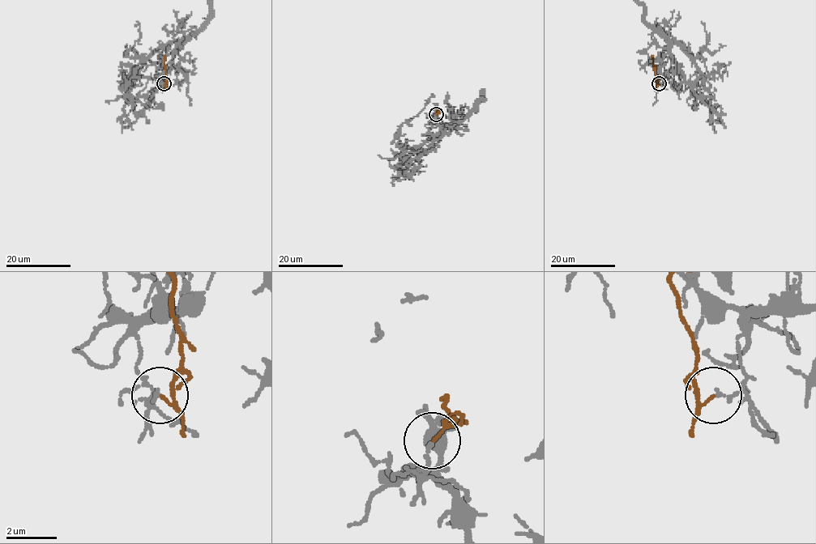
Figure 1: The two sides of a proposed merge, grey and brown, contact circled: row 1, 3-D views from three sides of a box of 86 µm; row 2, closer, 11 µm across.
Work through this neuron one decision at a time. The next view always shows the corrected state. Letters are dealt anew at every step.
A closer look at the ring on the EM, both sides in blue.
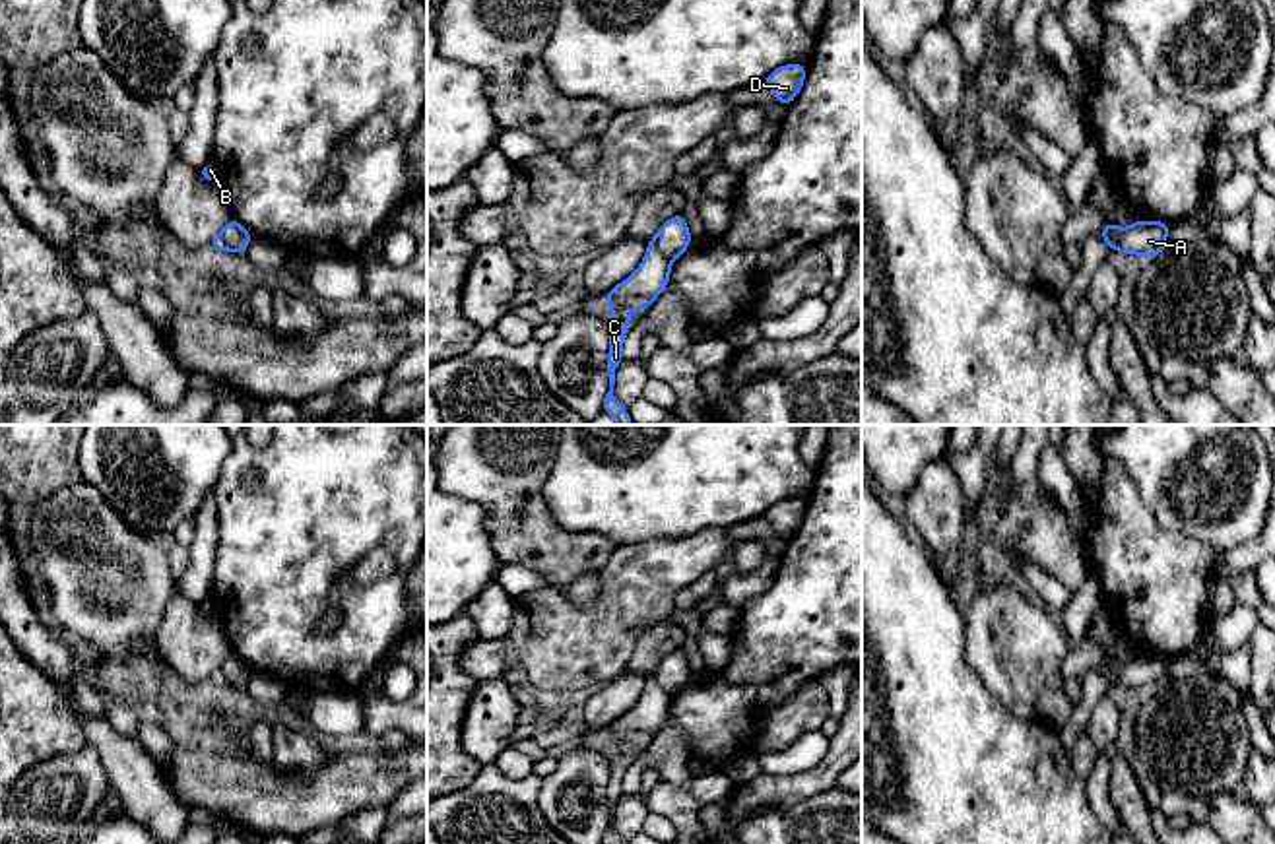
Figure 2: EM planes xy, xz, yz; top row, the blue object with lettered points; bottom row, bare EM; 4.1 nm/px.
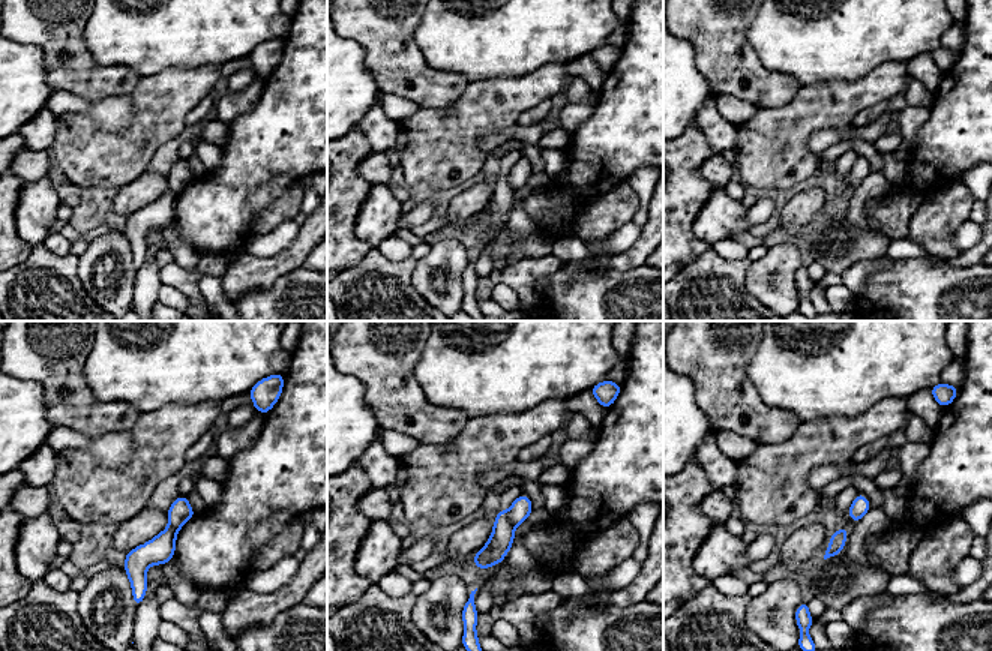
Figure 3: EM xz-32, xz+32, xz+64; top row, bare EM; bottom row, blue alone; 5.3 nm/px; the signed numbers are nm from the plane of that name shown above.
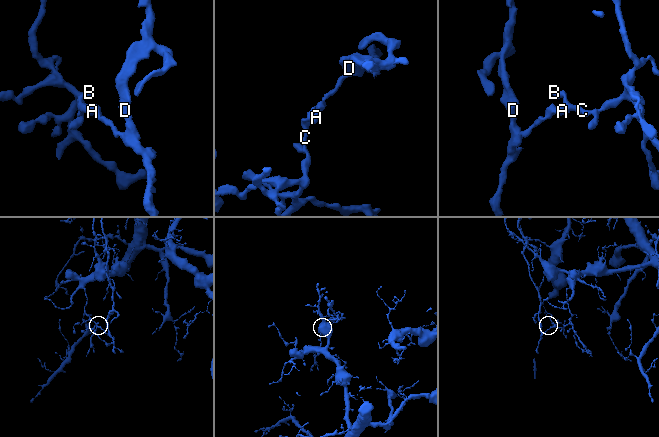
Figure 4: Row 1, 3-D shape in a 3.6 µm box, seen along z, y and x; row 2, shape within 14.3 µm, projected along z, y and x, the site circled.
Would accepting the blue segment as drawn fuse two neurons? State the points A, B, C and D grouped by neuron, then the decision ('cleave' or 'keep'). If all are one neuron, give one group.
groups A B C / D; cleave

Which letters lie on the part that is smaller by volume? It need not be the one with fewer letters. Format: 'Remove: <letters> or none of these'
Remove: D

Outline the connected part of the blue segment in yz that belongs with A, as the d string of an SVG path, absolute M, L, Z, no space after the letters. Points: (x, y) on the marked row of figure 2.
M1135 219L1124 231L1122 239L1110 244L1110 252L1120 250L1149 260L1155 254L1162 252L1170 229L1170 223Z

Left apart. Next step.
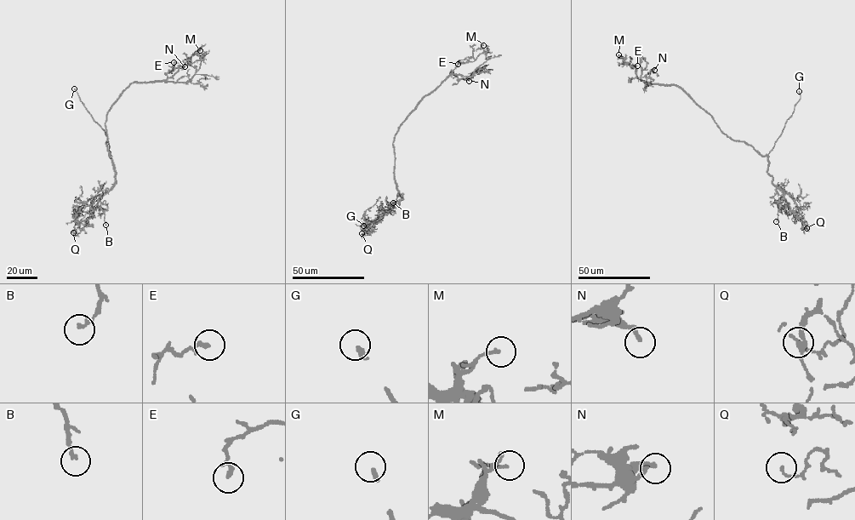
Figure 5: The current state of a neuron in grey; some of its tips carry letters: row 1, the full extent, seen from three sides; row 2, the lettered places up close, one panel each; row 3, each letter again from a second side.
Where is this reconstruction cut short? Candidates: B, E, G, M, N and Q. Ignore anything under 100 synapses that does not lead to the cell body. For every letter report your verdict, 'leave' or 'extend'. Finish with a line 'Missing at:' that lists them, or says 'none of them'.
B: leave
E: leave
G: extend
M: leave
N: leave
Q: leave
Missing at: G

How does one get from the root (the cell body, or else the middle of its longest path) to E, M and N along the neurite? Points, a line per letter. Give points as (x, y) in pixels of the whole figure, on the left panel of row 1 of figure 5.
E: (105, 127), (106, 115), (111, 105), (131, 83), (165, 80), (185, 64), (173, 62)
M: (105, 127), (111, 105), (131, 83), (165, 80), (180, 66), (199, 60), (200, 50)
N: (105, 127), (106, 115), (111, 105), (131, 83), (162, 82), (167, 78), (169, 70), (185, 66)

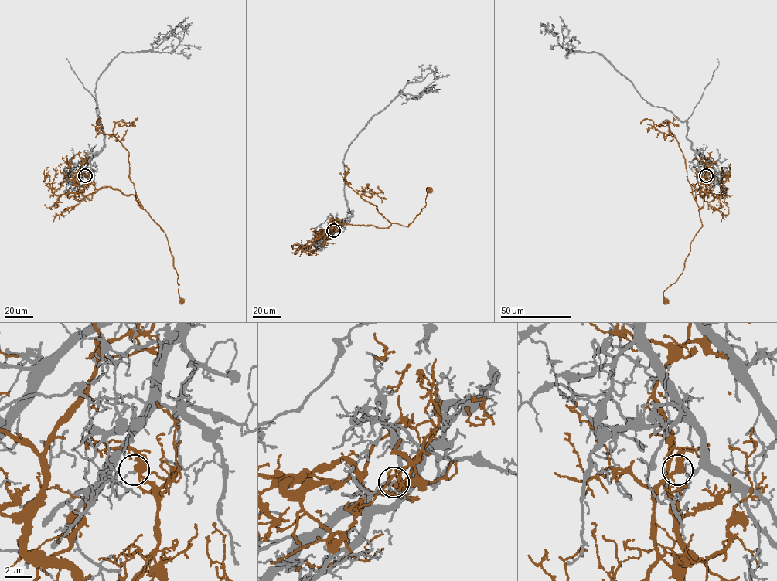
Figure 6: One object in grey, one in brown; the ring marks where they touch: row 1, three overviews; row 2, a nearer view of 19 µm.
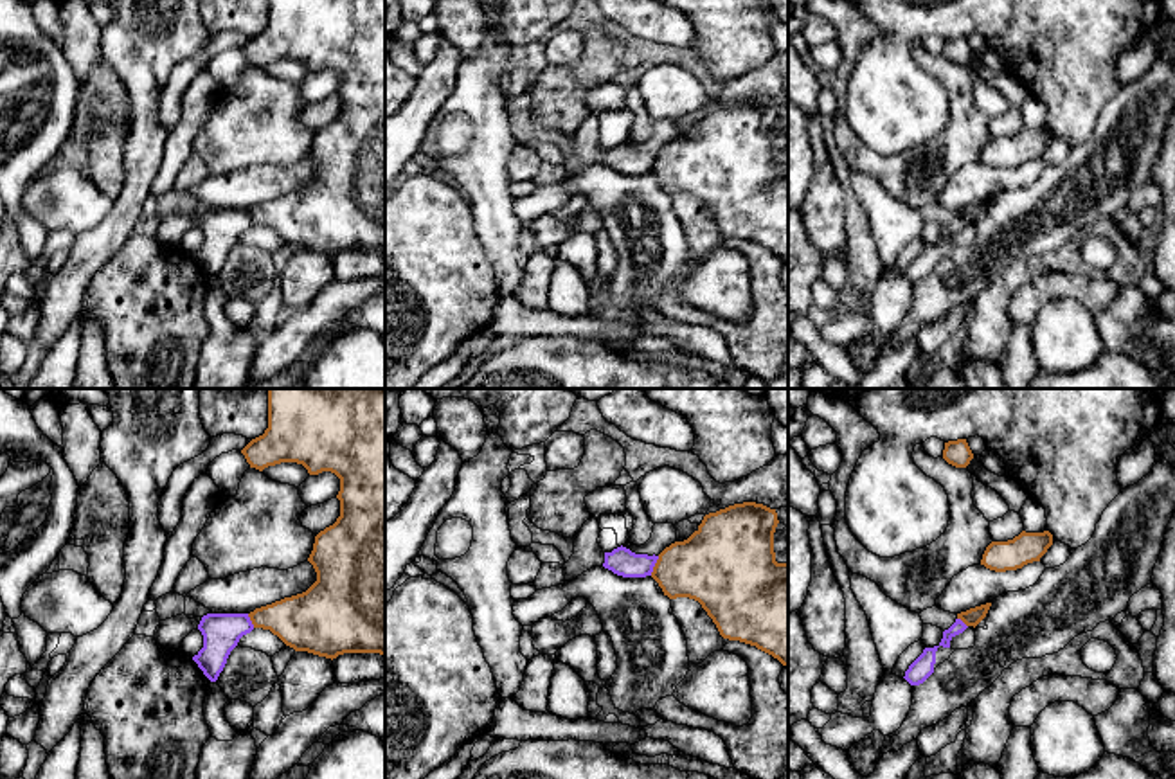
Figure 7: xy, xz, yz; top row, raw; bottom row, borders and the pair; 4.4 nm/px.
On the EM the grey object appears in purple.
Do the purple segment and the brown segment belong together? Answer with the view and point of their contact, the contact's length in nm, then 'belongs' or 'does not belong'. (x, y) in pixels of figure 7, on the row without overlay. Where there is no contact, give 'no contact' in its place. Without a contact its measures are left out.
meets purple in xz at (654, 162); contact 100 nm long; does not belong

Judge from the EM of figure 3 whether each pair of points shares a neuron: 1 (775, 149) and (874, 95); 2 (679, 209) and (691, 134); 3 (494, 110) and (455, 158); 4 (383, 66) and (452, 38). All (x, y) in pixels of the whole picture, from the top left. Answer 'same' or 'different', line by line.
1: same
2: same
3: same
4: different

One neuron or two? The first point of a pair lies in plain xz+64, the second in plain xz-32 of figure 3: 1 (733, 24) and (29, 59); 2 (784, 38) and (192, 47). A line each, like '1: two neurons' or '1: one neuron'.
1: two neurons
2: one neuron

